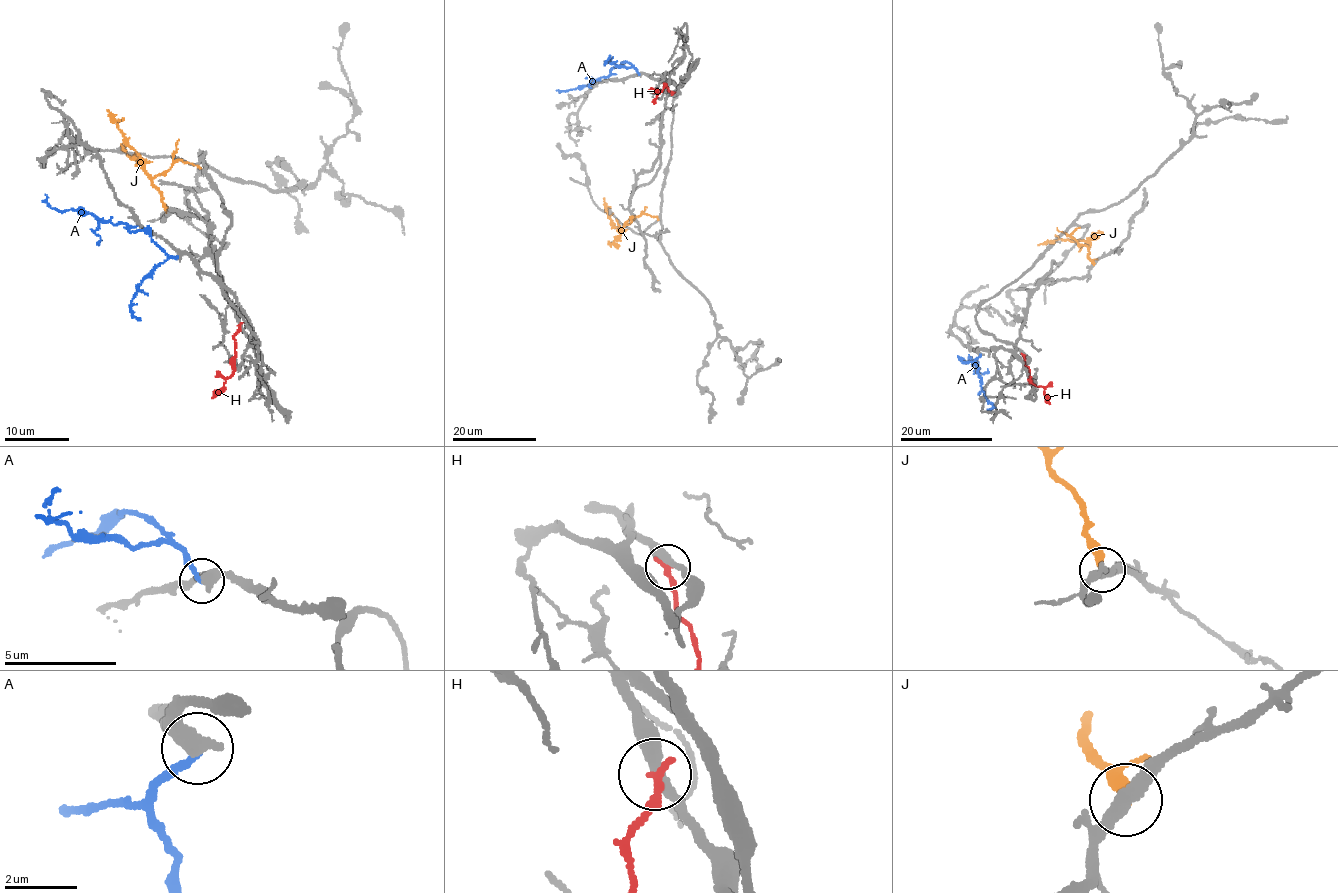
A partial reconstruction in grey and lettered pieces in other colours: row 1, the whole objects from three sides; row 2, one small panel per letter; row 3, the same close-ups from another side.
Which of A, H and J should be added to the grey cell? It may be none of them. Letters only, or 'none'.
J

